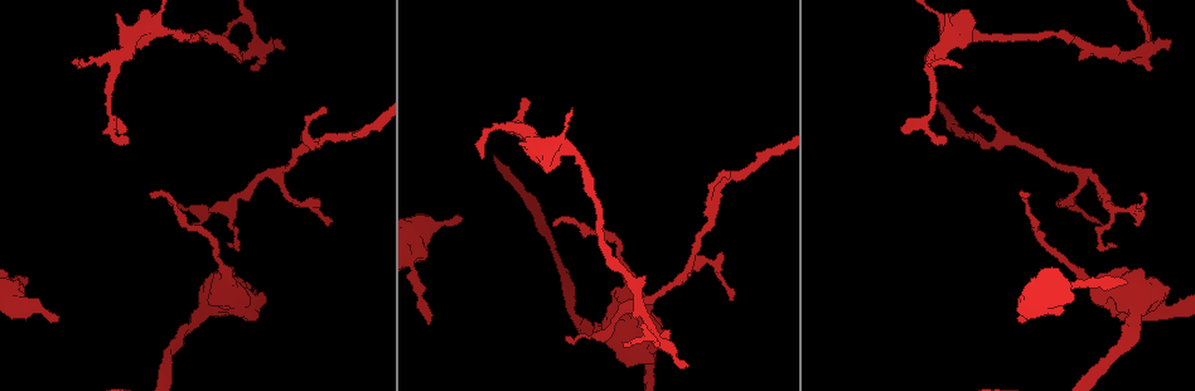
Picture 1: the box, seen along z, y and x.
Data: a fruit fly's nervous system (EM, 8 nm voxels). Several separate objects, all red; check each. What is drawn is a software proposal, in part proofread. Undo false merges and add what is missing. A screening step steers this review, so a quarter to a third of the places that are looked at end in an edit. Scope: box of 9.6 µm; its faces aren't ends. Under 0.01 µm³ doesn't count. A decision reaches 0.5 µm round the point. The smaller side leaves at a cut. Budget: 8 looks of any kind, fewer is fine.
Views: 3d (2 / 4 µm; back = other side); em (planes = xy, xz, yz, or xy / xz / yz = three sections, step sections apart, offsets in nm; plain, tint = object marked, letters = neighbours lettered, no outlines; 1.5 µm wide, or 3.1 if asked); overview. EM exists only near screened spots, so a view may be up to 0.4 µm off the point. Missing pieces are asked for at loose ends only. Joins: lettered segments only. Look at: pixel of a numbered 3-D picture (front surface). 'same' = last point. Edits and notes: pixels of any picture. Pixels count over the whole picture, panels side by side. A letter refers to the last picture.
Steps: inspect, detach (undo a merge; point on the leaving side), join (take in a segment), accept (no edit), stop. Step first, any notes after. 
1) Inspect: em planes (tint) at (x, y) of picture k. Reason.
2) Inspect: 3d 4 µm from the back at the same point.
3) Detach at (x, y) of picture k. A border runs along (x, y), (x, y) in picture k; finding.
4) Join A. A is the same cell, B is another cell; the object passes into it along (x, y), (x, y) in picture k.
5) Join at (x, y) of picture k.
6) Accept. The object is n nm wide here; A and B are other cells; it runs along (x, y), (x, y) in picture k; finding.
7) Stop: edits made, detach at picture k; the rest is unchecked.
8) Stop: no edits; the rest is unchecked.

Inspect: em planes (letters) at (25, 283) of picture 1. Branch stops here.

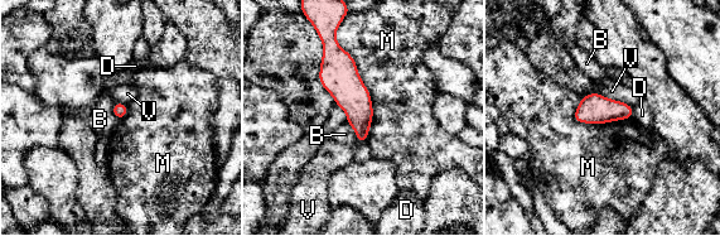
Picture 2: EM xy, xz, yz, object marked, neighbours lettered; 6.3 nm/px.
Accept. B, D, M and V are other cells; a border runs along (334, 32), (370, 95), (366, 141) in picture 2; no lettered segment goes on from it.

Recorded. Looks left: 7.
Inspect: 3d 4 µm at (618, 311) of picture 1. Arms part here.

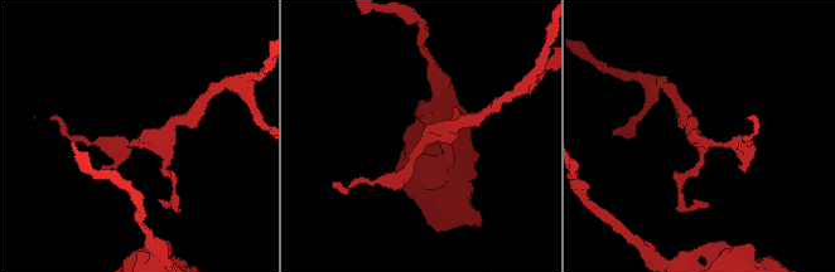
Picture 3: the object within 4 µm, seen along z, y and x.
Inspect: em yz step 8 (tint) at (144, 143) of picture 3. Need the tissue.

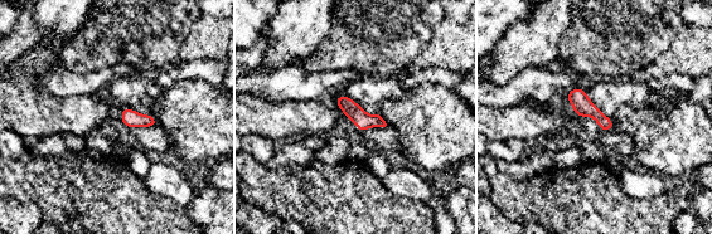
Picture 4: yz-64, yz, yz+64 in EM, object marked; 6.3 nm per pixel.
Inspect: em planes (letters) at the same point. Another direction.

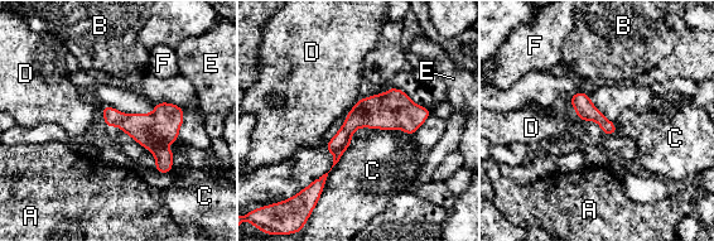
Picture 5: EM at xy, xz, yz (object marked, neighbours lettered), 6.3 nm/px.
Accept. The longest contact is with C, 440 nm; A, B, C, D, E and F are other cells; a border runs along (355, 140), (328, 173), (318, 199) in picture 5; one neuron here.

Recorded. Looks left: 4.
Inspect: 3d 4 µm at (652, 354) of picture 1. Calibre changes.

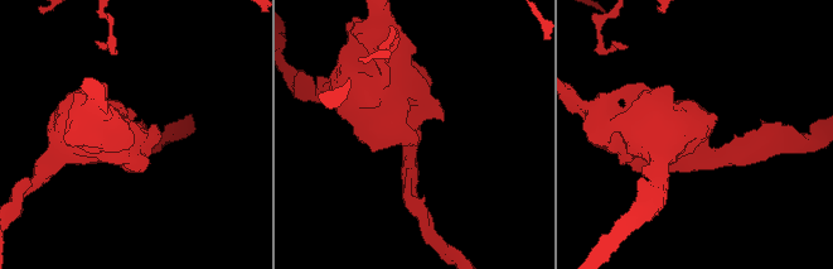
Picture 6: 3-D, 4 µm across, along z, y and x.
Inspect: em planes (plain) at (411, 129) of picture 6. The arms are 220, 750 nm wide; shape alone is not enough.

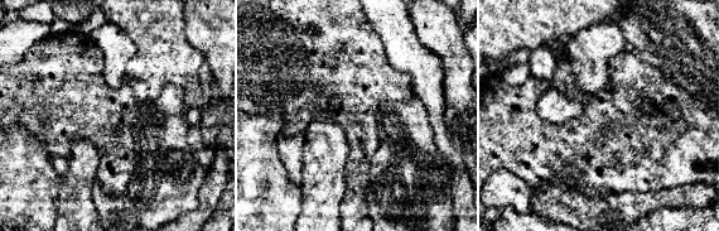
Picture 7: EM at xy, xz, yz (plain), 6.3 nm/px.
Inspect: em planes (letters) at the same point.

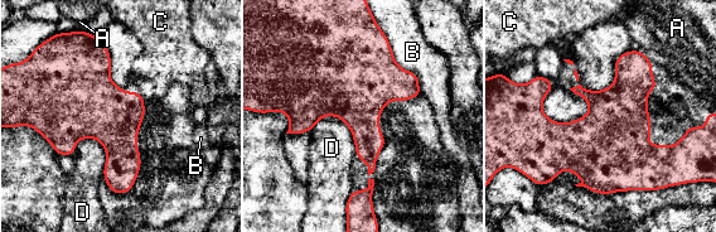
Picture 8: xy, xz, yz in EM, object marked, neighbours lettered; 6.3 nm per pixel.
Accept. A, B, C and D are other cells; a border runs along (78, 139), (103, 148), (103, 178) in picture 8; one neuron here.

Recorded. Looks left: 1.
Stop: no edits; the rest is unchecked.

